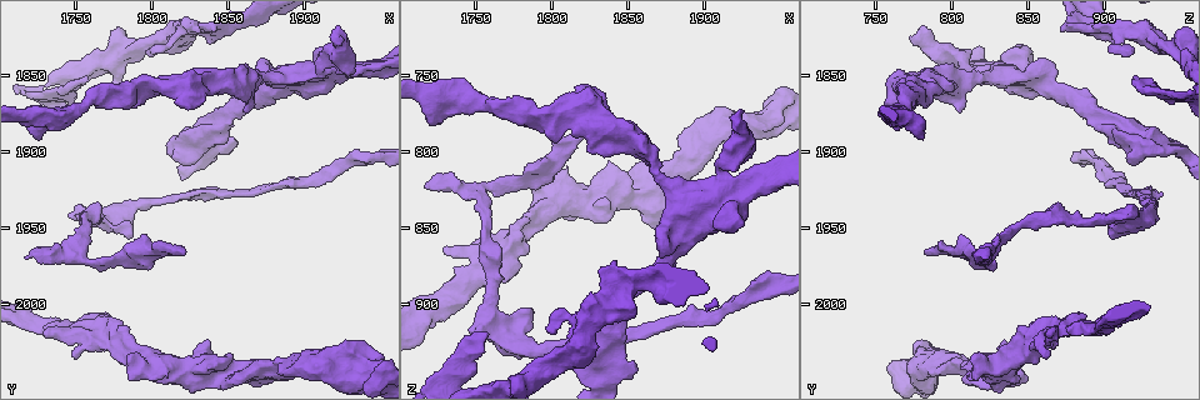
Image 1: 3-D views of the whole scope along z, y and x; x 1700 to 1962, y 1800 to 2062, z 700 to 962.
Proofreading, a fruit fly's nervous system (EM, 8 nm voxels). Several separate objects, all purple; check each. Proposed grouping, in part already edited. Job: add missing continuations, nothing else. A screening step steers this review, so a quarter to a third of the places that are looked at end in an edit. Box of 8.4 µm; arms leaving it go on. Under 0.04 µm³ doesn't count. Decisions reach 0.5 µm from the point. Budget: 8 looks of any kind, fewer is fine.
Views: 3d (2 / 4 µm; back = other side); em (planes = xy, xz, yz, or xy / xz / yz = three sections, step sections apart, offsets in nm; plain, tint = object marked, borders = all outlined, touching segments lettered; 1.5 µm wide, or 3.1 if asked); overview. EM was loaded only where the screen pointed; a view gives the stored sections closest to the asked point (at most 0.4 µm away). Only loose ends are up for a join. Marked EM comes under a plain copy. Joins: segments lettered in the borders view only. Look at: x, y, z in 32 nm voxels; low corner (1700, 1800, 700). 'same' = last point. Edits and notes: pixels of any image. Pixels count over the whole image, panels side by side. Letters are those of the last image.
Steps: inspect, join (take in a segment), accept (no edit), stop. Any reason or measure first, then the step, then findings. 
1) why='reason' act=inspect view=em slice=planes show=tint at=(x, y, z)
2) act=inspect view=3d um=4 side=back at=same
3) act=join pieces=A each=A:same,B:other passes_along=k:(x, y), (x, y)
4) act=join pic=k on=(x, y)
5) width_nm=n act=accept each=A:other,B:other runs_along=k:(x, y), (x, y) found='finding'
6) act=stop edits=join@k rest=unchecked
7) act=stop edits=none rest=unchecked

why='an open end' act=inspect view=em slice=planes show=tint at=(1820, 1964, 782)

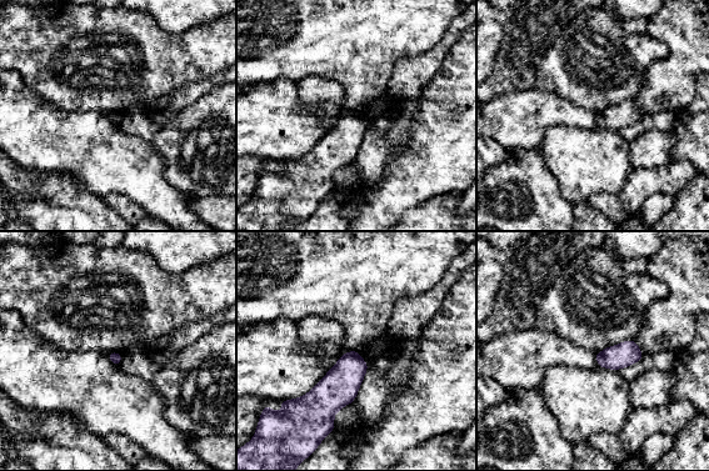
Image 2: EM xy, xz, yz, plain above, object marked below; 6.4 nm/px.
act=inspect view=em slice=planes show=borders at=same

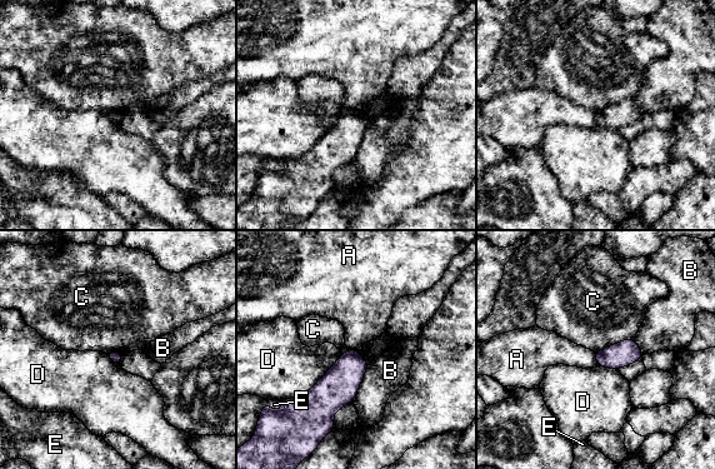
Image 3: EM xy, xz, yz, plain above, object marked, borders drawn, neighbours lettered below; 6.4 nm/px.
longest_contact=D:480nm act=accept each=A:other,B:other,C:other,D:other,E:other border=3:(633, 338), (606, 345), (595, 353) found='no lettered segment goes on from it'

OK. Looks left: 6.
why='free end' act=inspect view=3d um=2 at=(1750, 2034, 864)

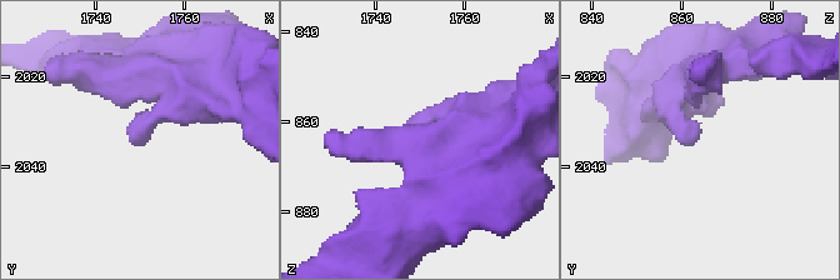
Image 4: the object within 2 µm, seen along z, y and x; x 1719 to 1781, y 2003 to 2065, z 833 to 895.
act=inspect view=em slice=planes show=borders at=(1749, 2034, 863)

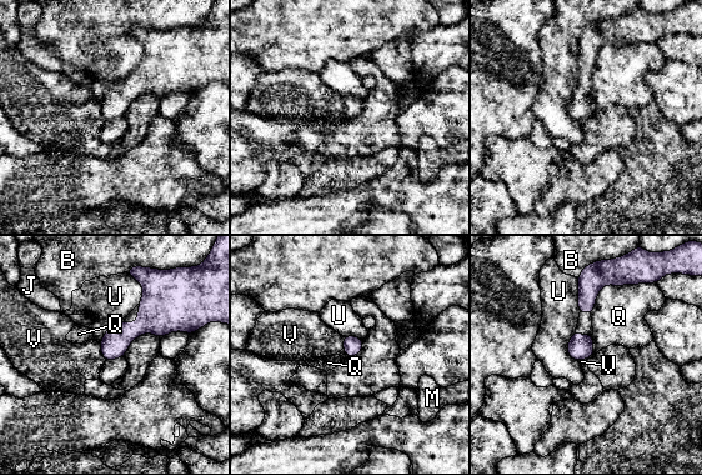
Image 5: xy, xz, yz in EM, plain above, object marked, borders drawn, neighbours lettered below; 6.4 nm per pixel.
act=accept each=B:other,J:other,M:other,Q:other,U:other,V:other border=5:(638, 283), (605, 285), (591, 314) found='no lettered segment goes on from it'

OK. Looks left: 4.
why='branch stops here' act=inspect view=3d um=4 at=(1756, 1850, 922)

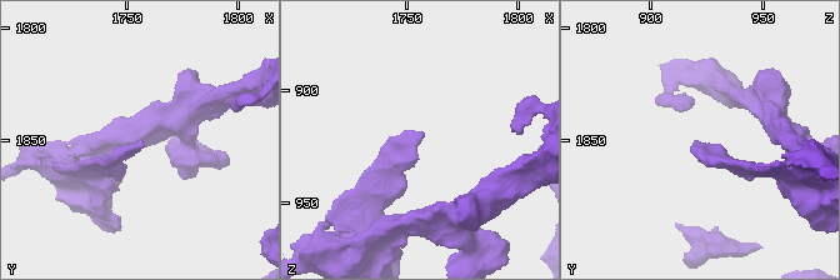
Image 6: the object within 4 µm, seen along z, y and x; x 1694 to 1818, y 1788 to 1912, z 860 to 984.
why='shape alone is not enough' act=inspect view=em slice=yz step=4 show=borders at=(1756, 1851, 920)

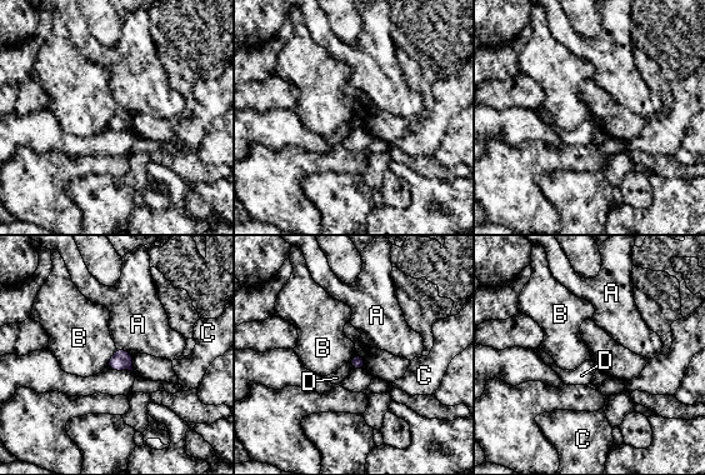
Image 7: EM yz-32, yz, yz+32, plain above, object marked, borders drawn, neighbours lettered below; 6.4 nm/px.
why='another direction' act=inspect view=em slice=xz step=4 show=borders at=same

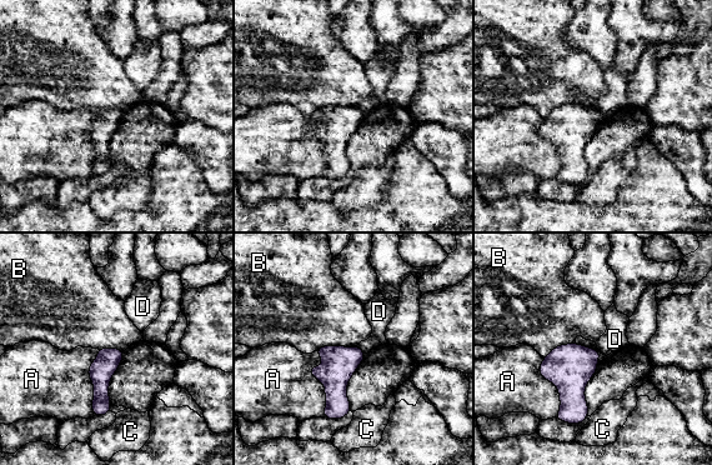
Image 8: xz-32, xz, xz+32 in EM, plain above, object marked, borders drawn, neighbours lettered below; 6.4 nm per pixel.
width_nm=150 act=accept each=A:other,B:other,C:other,D:other found='none of them fits'

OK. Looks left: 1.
act=stop edits=none rest=unchecked

